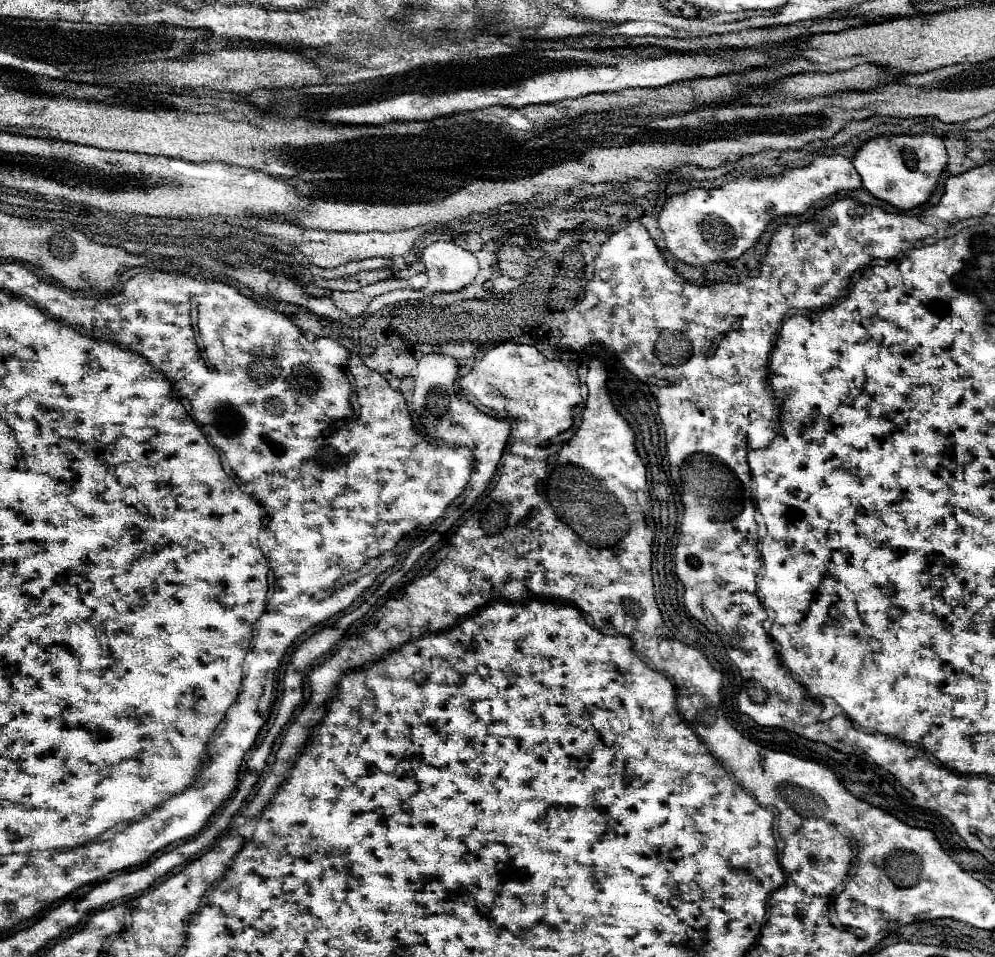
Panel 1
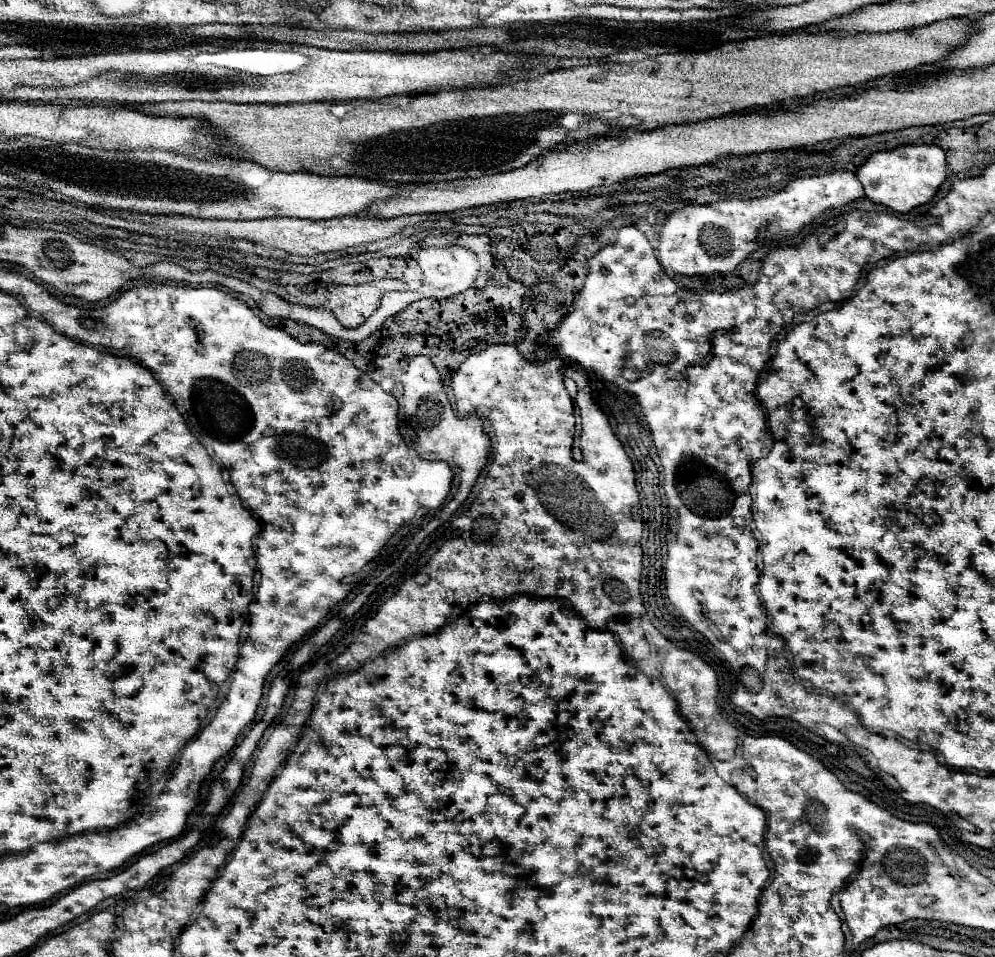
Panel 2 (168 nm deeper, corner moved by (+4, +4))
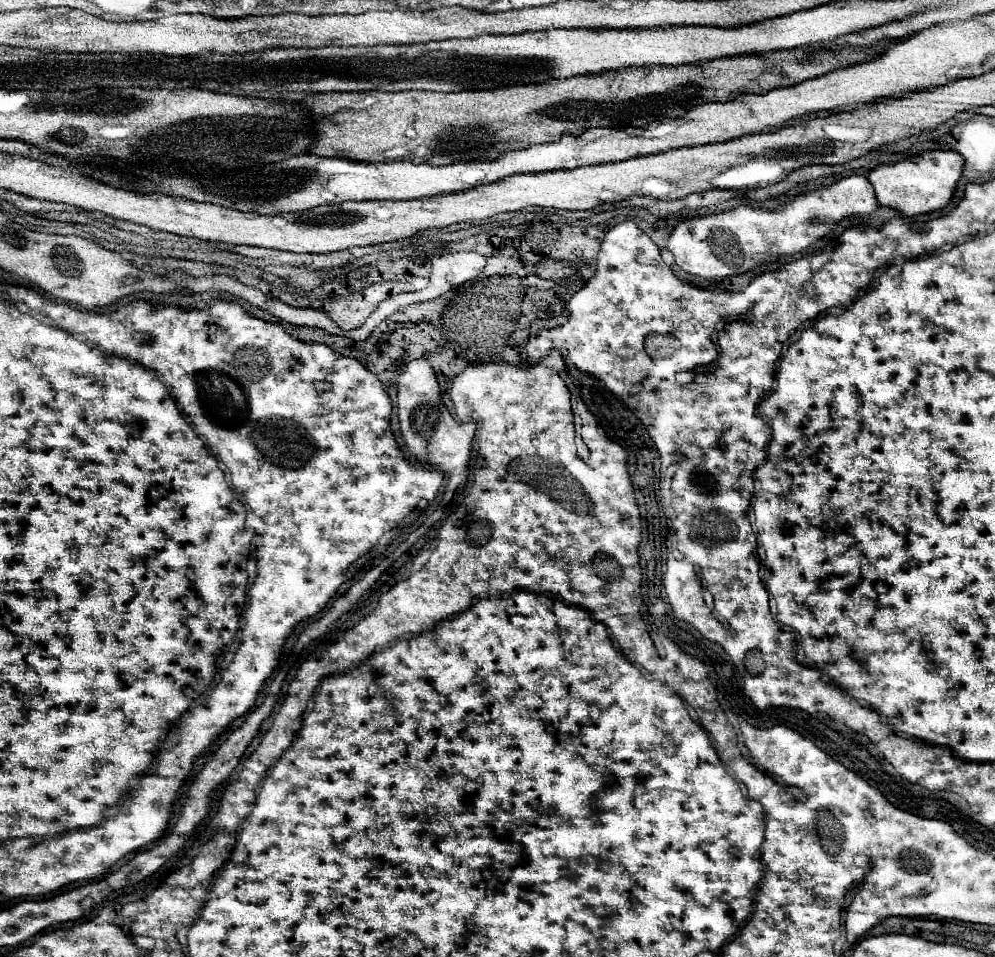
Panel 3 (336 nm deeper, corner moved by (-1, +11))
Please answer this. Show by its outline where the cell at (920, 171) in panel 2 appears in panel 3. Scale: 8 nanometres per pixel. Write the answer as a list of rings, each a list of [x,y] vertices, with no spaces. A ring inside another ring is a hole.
[[[924,151],[892,165],[878,165],[868,173],[868,181],[876,189],[876,199],[880,205],[892,207],[912,217],[920,213],[938,211],[948,205],[956,183],[962,177],[962,165],[964,159],[956,151]]]

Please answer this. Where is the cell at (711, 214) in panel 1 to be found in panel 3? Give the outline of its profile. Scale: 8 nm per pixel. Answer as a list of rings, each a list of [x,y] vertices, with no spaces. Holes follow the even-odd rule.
[[[850,175],[828,187],[800,193],[790,205],[778,209],[768,211],[738,205],[704,217],[686,217],[674,227],[666,247],[682,271],[704,279],[720,279],[750,271],[760,263],[774,261],[774,257],[808,249],[816,239],[828,235],[844,217],[870,215],[876,207],[878,201],[870,181],[864,175]]]

